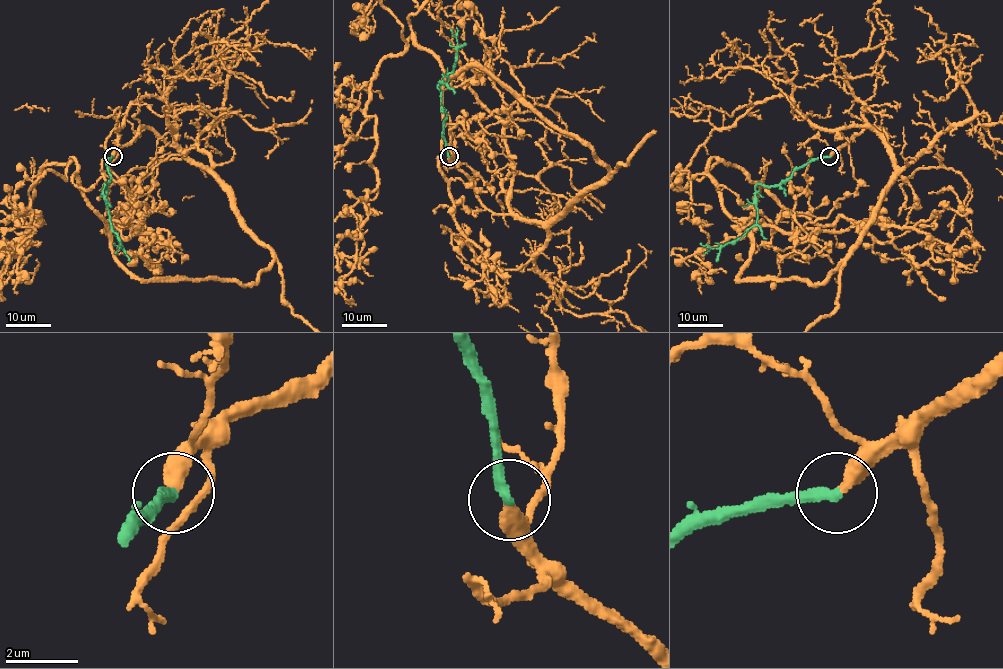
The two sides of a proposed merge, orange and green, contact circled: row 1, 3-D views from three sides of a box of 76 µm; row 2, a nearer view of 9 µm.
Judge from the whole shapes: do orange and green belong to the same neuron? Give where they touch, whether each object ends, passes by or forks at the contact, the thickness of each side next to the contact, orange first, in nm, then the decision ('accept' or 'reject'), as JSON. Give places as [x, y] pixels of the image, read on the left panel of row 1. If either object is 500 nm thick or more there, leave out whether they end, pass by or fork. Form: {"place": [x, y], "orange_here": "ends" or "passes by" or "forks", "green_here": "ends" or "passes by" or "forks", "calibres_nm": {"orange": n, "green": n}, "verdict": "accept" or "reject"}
{"place": [113, 156], "orange_here": "ends", "green_here": "ends", "calibres_nm": {"orange": 420, "green": 280}, "verdict": "accept"}

